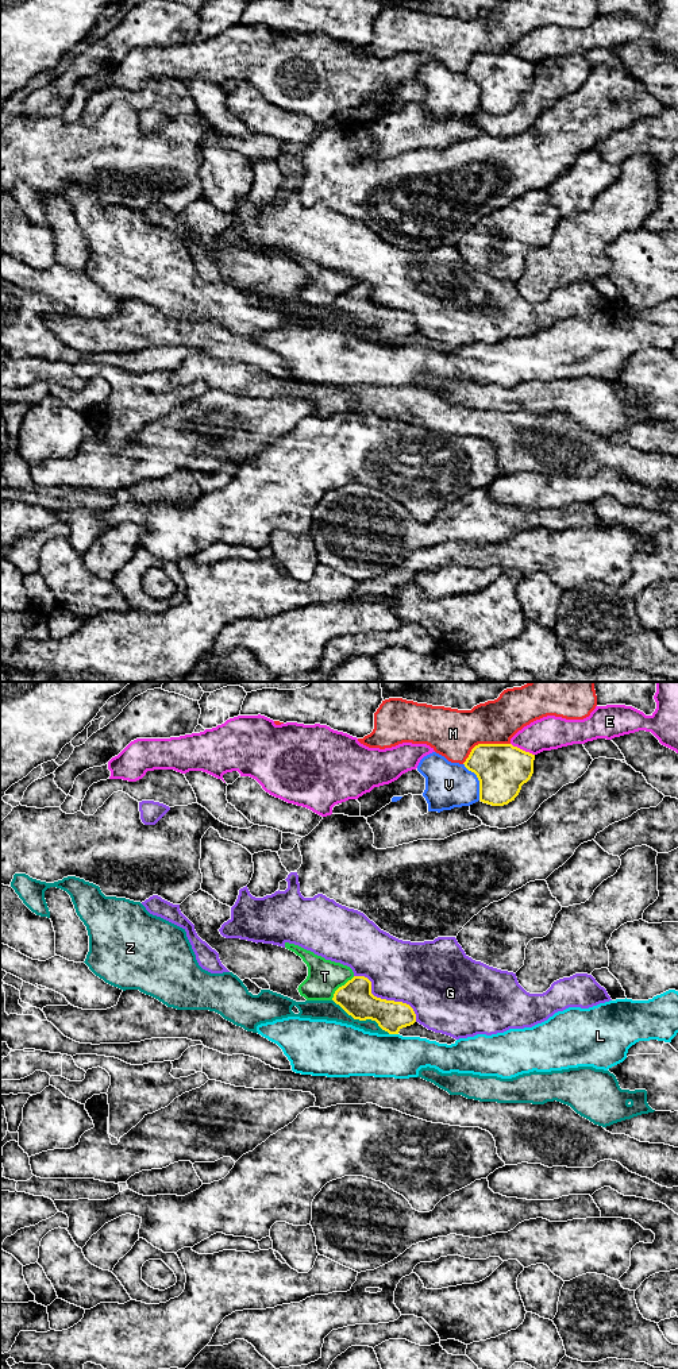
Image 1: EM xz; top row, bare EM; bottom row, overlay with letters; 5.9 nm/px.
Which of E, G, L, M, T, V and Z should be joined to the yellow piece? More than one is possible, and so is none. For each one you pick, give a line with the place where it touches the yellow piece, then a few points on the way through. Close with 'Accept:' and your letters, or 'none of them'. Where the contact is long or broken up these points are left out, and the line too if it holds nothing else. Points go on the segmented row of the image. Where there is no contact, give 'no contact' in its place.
Accept: none of them

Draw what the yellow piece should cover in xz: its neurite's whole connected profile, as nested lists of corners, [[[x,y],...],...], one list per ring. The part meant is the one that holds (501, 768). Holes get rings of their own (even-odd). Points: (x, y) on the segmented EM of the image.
[[[478,744],[465,767],[479,780],[479,801],[504,806],[515,801],[533,774],[535,755],[512,744]]]

